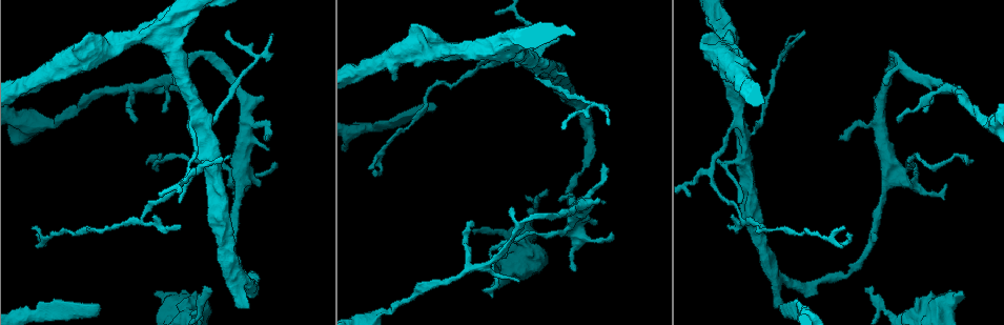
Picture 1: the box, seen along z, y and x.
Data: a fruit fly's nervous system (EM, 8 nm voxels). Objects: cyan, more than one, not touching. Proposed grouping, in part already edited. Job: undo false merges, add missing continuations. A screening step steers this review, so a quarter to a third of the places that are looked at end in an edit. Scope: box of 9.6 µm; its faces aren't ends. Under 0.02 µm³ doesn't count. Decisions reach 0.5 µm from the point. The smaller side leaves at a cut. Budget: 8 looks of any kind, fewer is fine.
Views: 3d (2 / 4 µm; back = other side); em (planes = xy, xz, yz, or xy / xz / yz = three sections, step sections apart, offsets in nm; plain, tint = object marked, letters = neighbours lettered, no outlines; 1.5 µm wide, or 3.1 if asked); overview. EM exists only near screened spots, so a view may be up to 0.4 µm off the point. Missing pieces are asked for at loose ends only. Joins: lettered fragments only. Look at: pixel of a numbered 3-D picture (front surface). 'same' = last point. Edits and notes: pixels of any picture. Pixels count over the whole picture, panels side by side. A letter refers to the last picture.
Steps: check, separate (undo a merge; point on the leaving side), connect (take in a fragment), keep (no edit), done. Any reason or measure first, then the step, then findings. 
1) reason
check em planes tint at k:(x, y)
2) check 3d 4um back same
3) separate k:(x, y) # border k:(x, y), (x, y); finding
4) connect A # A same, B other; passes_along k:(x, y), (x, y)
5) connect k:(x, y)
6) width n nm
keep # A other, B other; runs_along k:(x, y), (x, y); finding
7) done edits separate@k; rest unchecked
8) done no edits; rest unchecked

branch stops here
check em xz step 4 letters at 1:(962, 293)

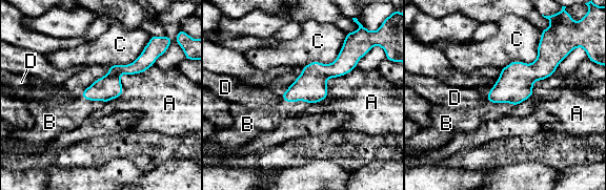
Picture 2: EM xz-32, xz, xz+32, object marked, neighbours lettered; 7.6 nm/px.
connect B # A other, B same, C other, D other; passes_along 2:(310, 86), (296, 101), (268, 118); the neuron continues

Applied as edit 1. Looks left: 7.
check overview

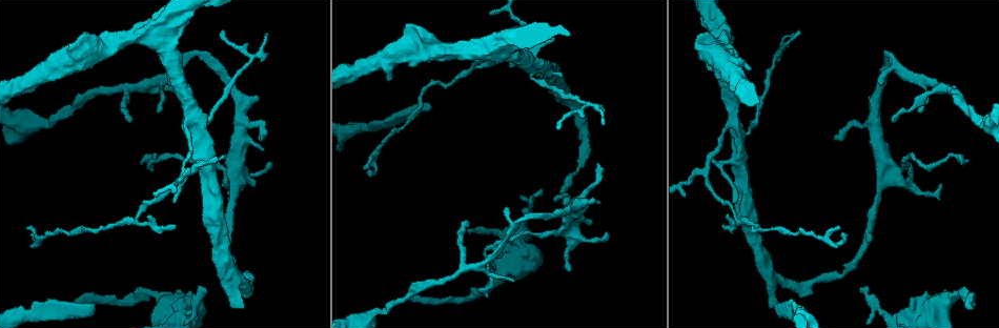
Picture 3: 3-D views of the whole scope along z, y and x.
an open end
check 3d 4um at 3:(581, 98)

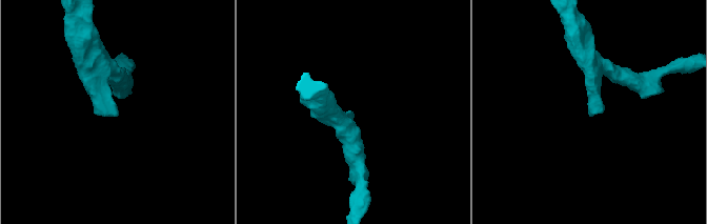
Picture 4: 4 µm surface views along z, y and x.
need the tissue
check em planes letters at 4:(589, 114)

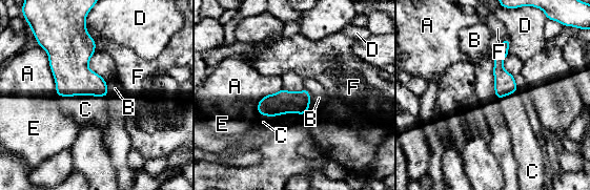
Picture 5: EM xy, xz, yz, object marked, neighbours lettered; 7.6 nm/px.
connect C # A other, B other, C same, D other, E other, F other; passes_along 5:(69, 64), (81, 94), (85, 109); the neuron continues

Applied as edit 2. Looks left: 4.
a narrow waist
check 3d 4um at 3:(841, 278)

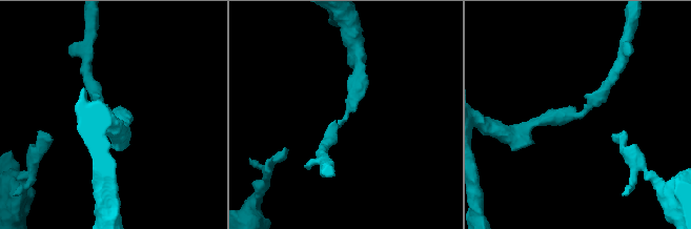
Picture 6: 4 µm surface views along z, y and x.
arm_widths 180, 200 nm; shape alone is not enough
check em planes plain at 6:(579, 116)

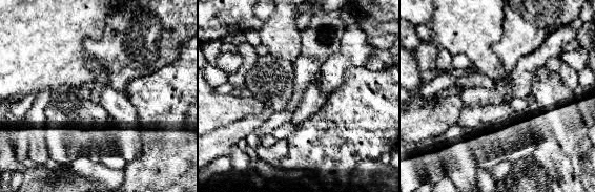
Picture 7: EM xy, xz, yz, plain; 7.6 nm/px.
check em planes letters same

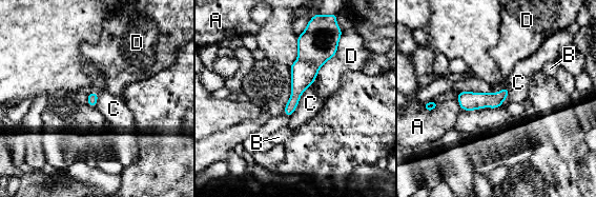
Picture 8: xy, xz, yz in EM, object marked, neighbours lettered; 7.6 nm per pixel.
width 80 nm
keep # A other, B other, C other, D other; border 8:(315, 78), (302, 94), (291, 116); all the same neuron

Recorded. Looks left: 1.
done edits connect@2, connect@5; rest unchecked

